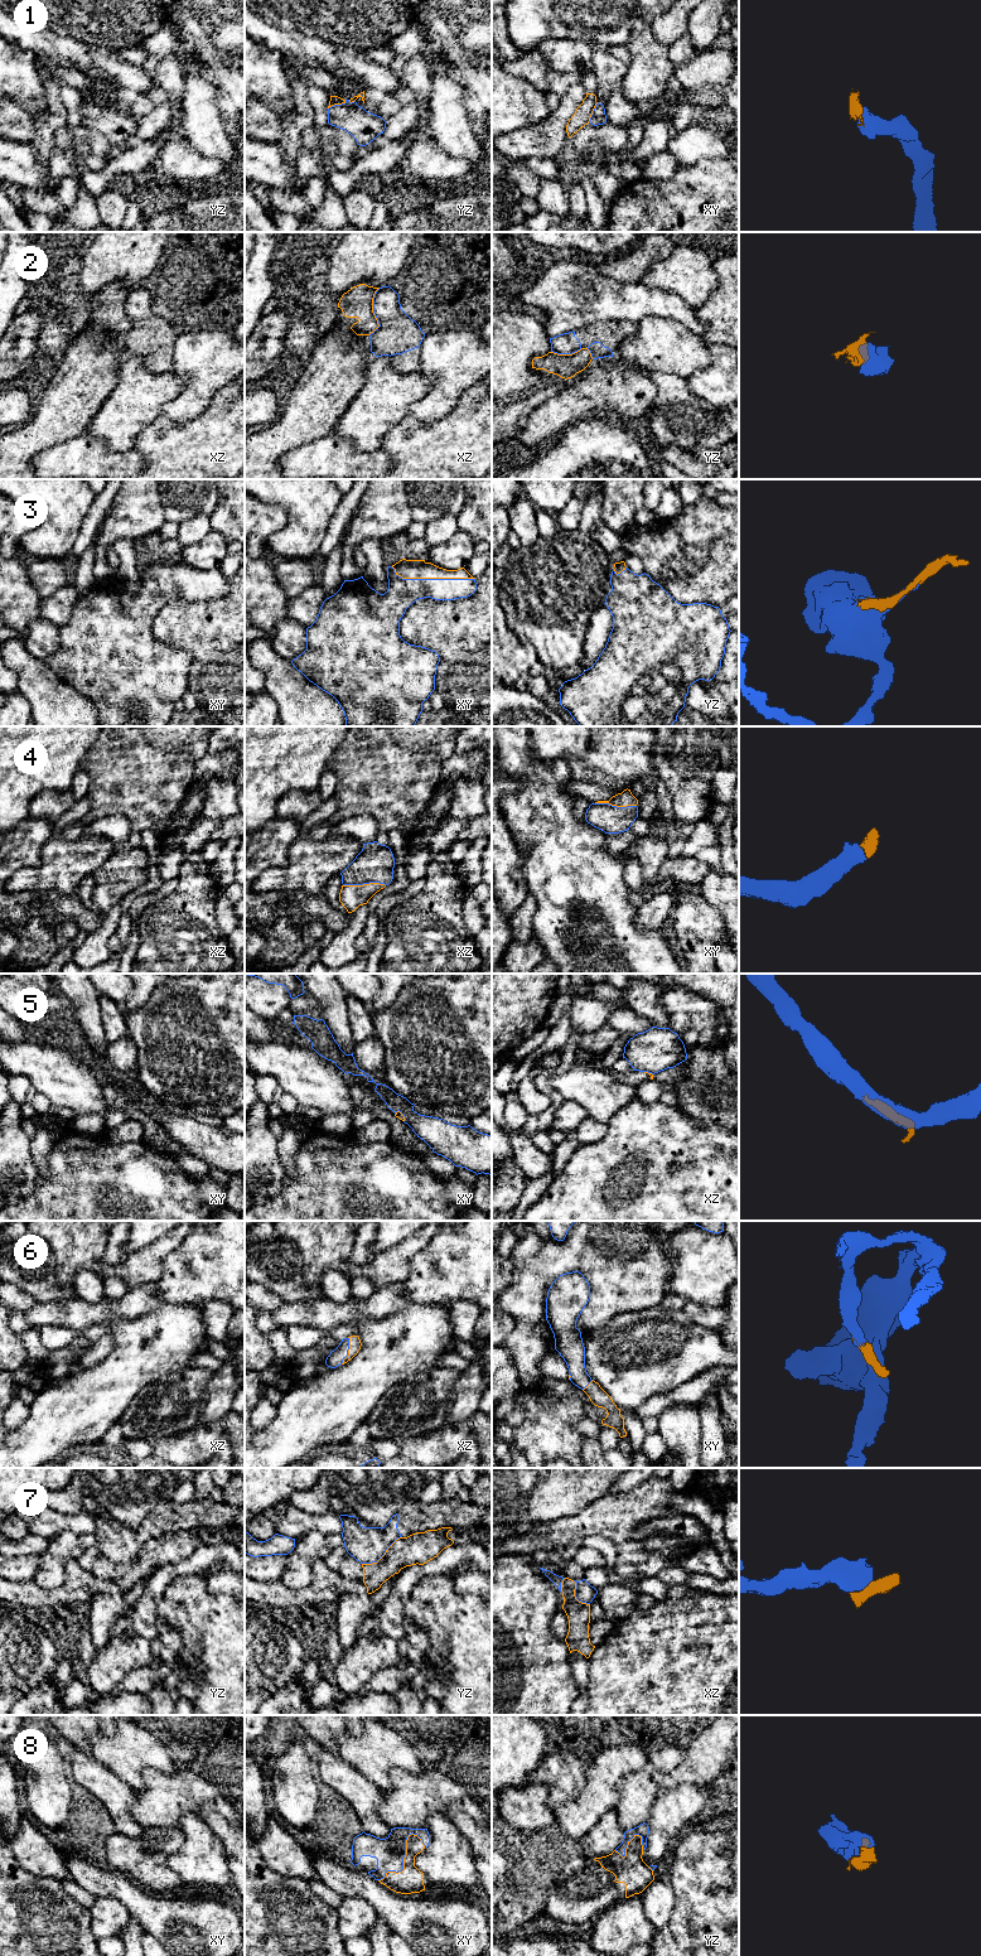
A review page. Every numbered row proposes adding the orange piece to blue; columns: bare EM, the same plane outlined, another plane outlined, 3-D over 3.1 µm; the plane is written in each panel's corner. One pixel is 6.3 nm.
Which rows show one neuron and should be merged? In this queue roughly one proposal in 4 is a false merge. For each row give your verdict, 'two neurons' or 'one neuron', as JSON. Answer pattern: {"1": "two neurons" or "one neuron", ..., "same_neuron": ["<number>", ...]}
{"1": "two neurons", "2": "two neurons", "3": "one neuron", "4": "one neuron", "5": "two neurons", "6": "one neuron", "7": "two neurons", "8": "one neuron", "same_neuron": ["3", "4", "6", "8"]}

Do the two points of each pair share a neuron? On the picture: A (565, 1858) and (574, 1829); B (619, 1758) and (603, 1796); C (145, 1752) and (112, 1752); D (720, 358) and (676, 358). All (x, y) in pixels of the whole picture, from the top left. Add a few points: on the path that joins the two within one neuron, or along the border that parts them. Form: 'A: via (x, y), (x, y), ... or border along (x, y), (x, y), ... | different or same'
A: border along (555, 1821), (566, 1838), (580, 1841) | different
B: via (610, 1767), (604, 1773), (603, 1787) | same
C: via (138, 1752), (120, 1752) | same
D: border along (709, 347), (710, 362), (690, 378) | different

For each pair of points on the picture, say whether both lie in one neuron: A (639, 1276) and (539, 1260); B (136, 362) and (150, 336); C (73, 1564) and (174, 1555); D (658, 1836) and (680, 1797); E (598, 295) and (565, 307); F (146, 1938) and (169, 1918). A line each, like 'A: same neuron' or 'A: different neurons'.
A: same neuron
B: different neurons
C: same neuron
D: same neuron
E: same neuron
F: different neurons

